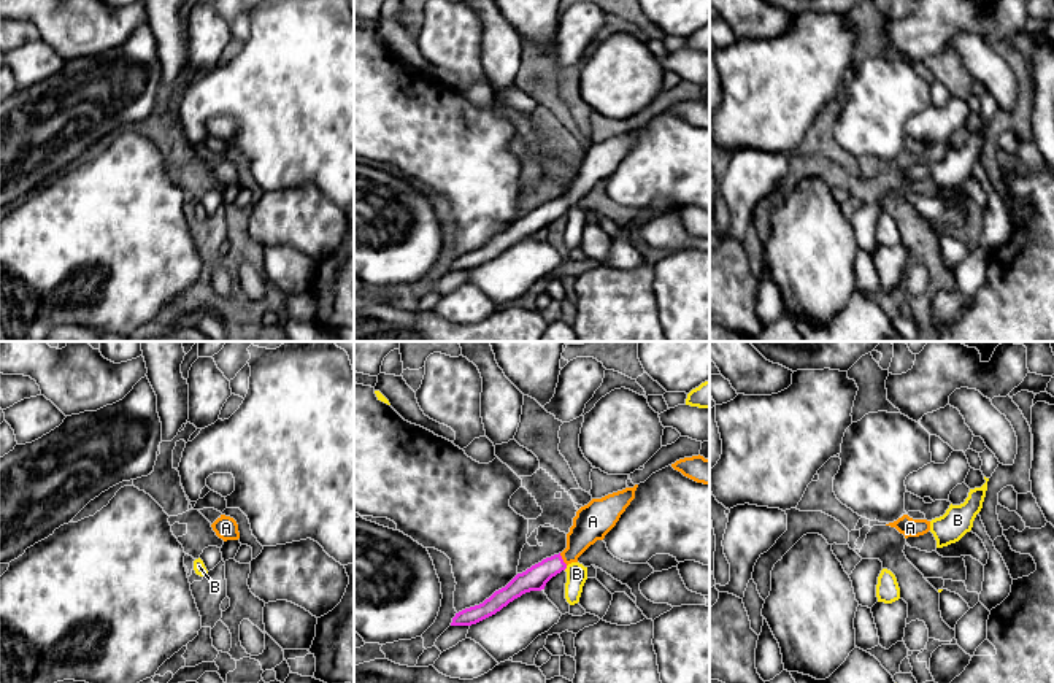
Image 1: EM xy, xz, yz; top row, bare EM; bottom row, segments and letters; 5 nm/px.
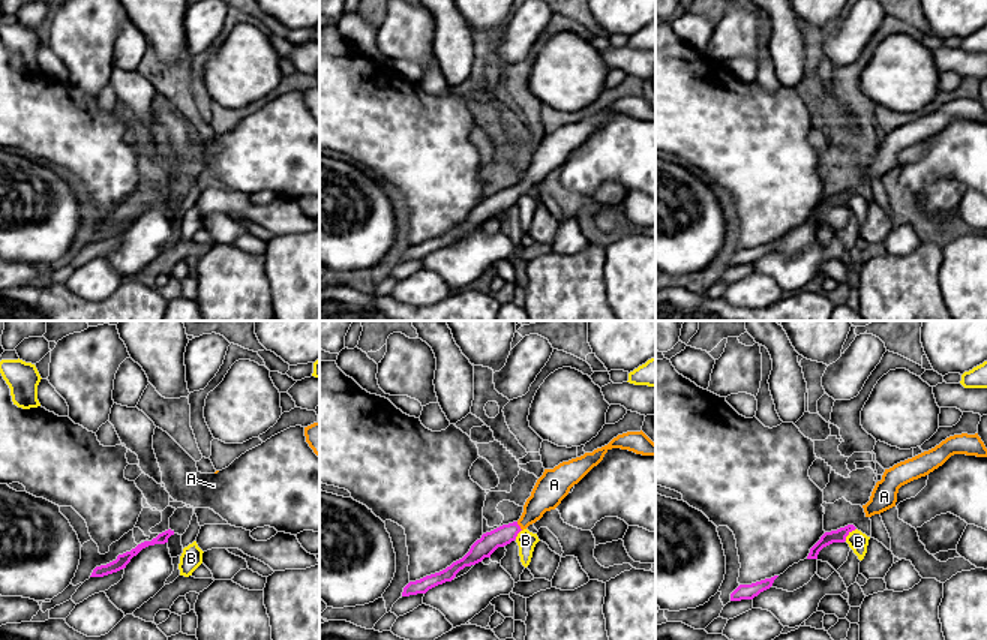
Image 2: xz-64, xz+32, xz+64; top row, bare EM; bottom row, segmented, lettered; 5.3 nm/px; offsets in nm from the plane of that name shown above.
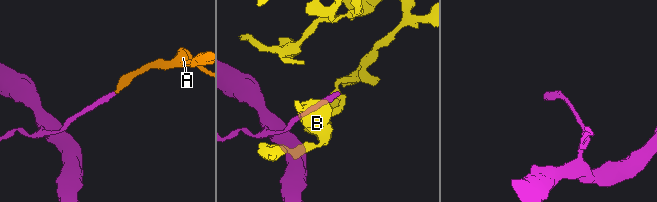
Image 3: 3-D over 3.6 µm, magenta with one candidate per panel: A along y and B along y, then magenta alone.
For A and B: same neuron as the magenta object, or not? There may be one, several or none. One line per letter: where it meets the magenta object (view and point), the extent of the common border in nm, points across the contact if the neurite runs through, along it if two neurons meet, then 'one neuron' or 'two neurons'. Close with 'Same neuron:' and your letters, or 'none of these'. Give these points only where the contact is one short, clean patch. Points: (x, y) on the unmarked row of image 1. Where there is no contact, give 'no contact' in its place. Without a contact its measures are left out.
A: meets magenta in xz at (562, 204); contact 80 nm long; runs through xz (534, 223), (562, 204), (592, 165); one neuron
B: meets magenta in xz at (565, 212); contact 30 nm long; two neurons
Same neuron: A

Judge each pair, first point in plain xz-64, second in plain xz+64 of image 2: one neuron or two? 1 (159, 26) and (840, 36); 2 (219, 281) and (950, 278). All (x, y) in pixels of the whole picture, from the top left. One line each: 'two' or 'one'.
1: two
2: two

